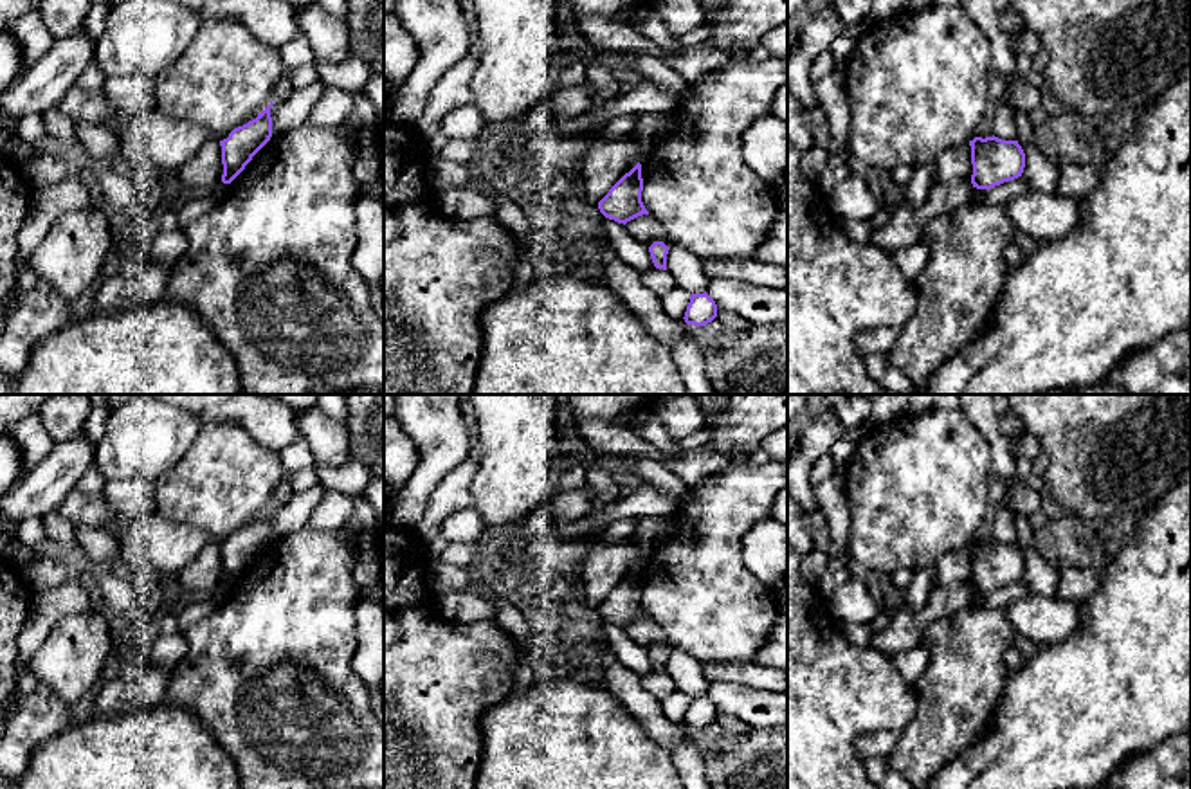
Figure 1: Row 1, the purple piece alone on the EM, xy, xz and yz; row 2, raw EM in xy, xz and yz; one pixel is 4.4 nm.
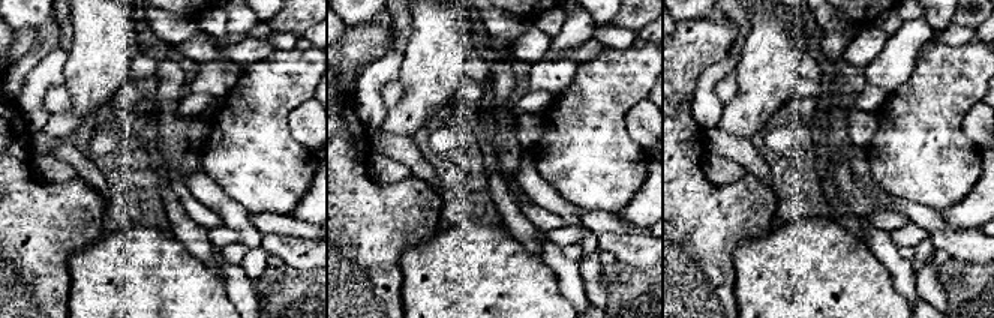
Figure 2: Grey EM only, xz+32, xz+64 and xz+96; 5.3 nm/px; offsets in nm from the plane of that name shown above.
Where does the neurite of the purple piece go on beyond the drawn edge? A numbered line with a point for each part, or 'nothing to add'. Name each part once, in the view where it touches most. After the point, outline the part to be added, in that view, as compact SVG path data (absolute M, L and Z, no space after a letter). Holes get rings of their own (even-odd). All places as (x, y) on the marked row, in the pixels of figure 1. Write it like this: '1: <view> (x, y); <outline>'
nothing to add

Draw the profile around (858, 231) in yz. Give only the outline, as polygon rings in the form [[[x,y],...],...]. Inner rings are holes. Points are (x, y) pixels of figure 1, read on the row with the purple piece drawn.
[[[840,220],[836,223],[836,229],[856,243],[868,243],[870,234],[874,231],[870,227],[870,222],[859,222],[859,220]]]

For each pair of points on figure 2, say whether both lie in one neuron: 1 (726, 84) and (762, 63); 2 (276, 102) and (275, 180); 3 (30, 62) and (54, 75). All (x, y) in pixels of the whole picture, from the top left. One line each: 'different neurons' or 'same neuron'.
1: different neurons
2: same neuron
3: different neurons

